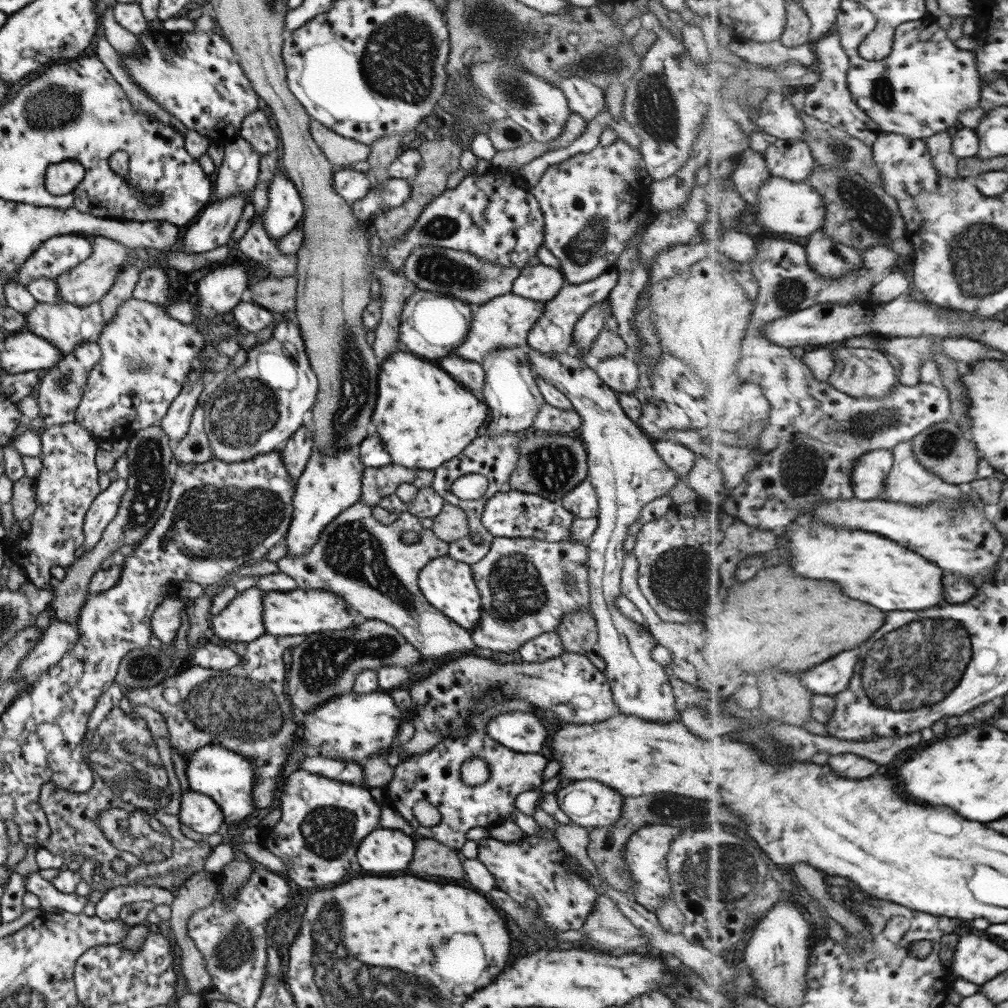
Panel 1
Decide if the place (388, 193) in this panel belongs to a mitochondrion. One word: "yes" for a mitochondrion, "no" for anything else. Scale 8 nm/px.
no

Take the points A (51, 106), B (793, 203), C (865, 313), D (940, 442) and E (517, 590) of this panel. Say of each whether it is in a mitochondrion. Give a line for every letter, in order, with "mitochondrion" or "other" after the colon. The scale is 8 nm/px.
A: mitochondrion
B: other
C: other
D: mitochondrion
E: mitochondrion

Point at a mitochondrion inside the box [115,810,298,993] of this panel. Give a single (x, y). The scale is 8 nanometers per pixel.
(236, 946)

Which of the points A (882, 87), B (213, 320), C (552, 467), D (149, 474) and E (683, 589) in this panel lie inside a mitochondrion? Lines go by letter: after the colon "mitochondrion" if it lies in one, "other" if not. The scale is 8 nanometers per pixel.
A: mitochondrion
B: other
C: mitochondrion
D: mitochondrion
E: mitochondrion

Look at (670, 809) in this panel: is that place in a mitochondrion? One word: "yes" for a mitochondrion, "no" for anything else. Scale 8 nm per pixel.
yes

